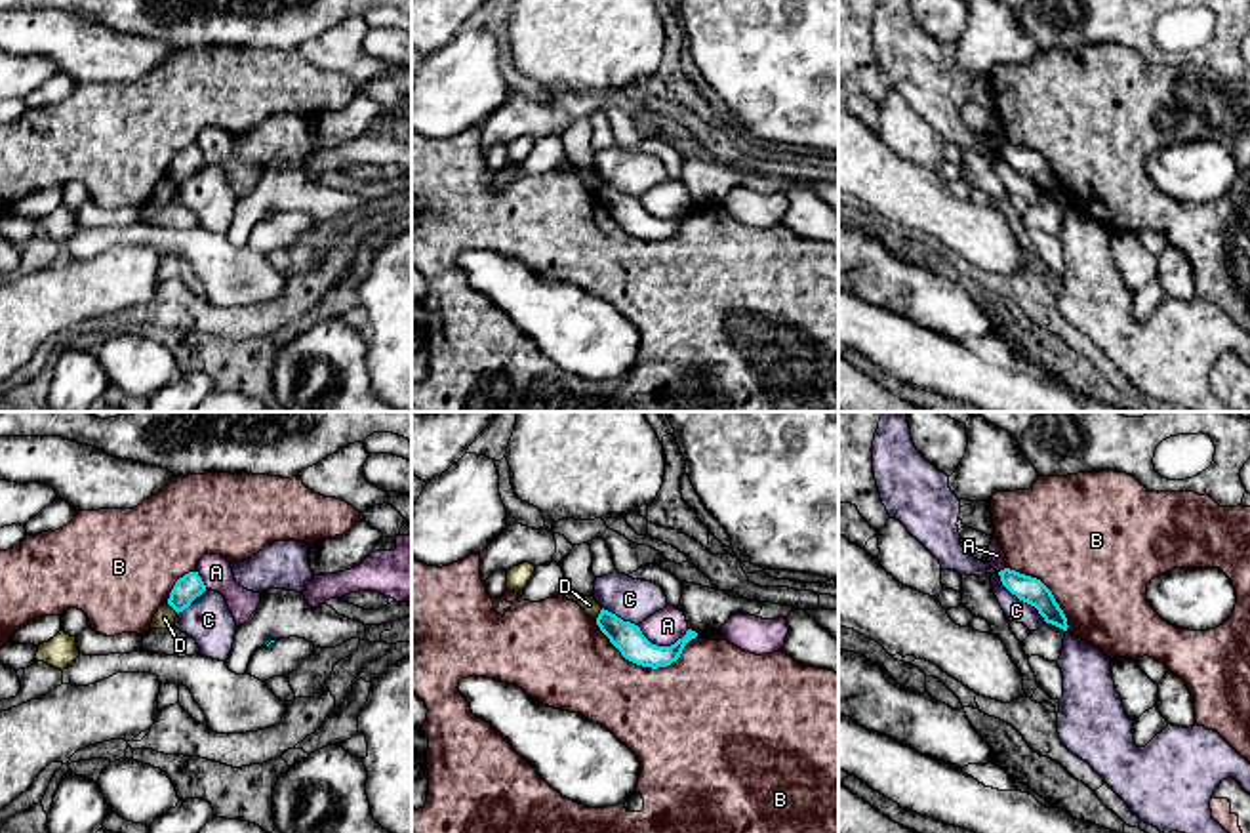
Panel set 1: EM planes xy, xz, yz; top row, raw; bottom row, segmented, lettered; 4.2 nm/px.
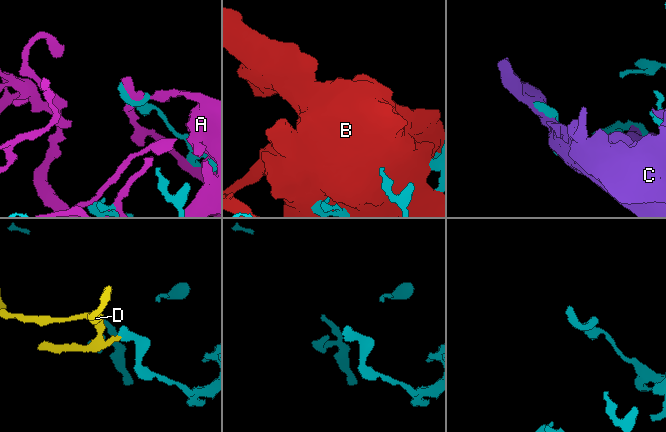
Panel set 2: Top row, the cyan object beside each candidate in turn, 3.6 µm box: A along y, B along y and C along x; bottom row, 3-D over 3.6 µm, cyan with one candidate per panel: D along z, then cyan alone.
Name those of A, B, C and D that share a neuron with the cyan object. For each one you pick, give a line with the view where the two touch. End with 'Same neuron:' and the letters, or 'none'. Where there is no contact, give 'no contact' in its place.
Same neuron: none

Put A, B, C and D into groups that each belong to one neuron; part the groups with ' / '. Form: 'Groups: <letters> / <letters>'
Groups: A / B / C / D

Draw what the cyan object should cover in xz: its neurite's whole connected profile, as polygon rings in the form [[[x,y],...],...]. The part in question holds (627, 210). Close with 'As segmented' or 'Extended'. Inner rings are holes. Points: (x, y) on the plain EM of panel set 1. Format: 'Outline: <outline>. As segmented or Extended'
Outline: [[[600,183],[596,198],[610,212],[610,215],[621,225],[621,229],[642,240],[667,240],[676,234],[684,219],[697,210],[696,204],[688,202],[682,212],[671,219],[652,217],[640,204],[638,198],[623,194],[608,183]]]. As segmented

